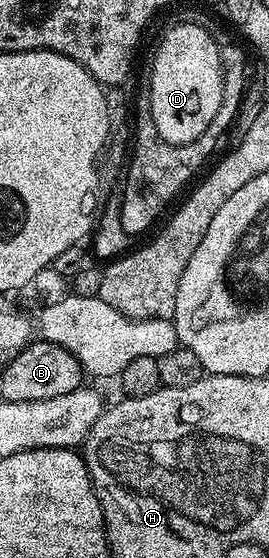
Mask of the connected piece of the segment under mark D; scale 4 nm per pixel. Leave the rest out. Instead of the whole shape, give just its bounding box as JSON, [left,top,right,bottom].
[151,21,223,145]

